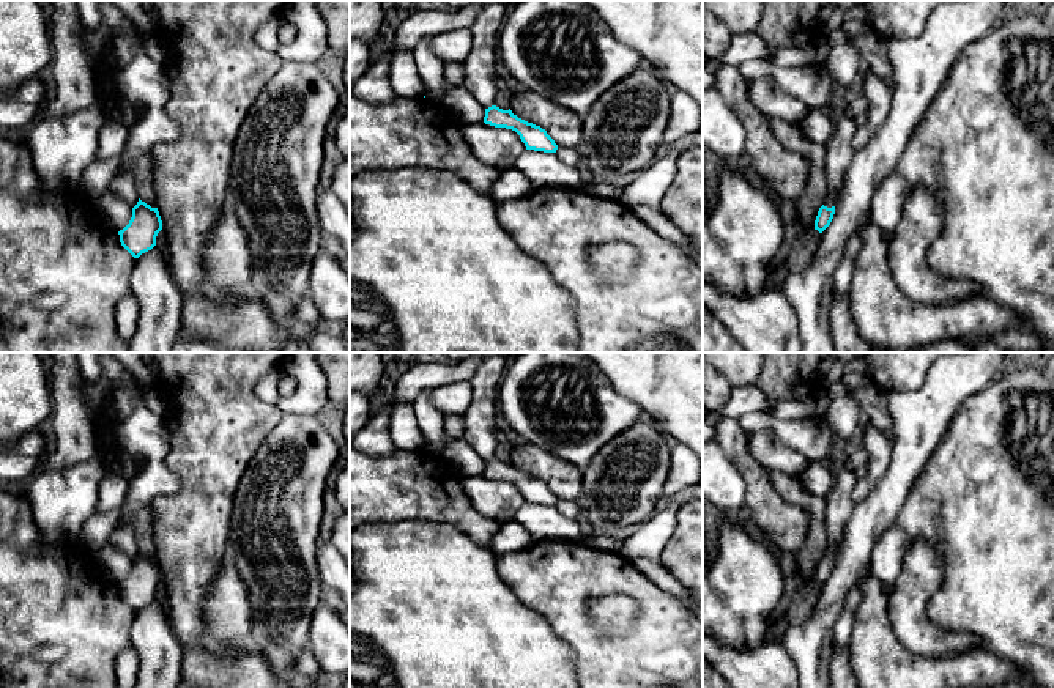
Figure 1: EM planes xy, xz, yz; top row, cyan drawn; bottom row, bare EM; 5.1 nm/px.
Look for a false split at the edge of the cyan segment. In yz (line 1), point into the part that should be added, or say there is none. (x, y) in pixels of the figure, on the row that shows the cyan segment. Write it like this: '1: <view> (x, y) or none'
1: yz (838, 153)

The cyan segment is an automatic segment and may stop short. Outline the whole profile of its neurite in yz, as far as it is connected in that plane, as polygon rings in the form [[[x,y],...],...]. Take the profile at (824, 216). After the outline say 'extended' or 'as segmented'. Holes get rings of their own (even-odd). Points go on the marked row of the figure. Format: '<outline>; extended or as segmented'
[[[844,112],[840,113],[833,134],[829,139],[826,146],[826,175],[827,175],[827,197],[824,205],[819,208],[815,230],[822,233],[832,222],[835,214],[835,197],[838,194],[838,187],[844,179],[844,173],[854,157],[854,151],[851,148],[851,140],[855,135],[859,126],[855,124],[855,118],[848,117]]]; extended

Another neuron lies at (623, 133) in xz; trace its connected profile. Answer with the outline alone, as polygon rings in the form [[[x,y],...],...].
[[[638,68],[600,94],[583,118],[581,151],[591,190],[613,197],[614,189],[605,183],[608,175],[643,172],[654,164],[665,142],[673,93],[674,87],[662,80],[655,71]]]

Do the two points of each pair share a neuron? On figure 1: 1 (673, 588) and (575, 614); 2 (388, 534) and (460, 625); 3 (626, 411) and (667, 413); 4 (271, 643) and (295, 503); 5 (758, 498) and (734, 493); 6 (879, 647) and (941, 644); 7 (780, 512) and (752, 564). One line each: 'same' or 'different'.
1: different
2: same
3: different
4: same
5: different
6: different
7: different

